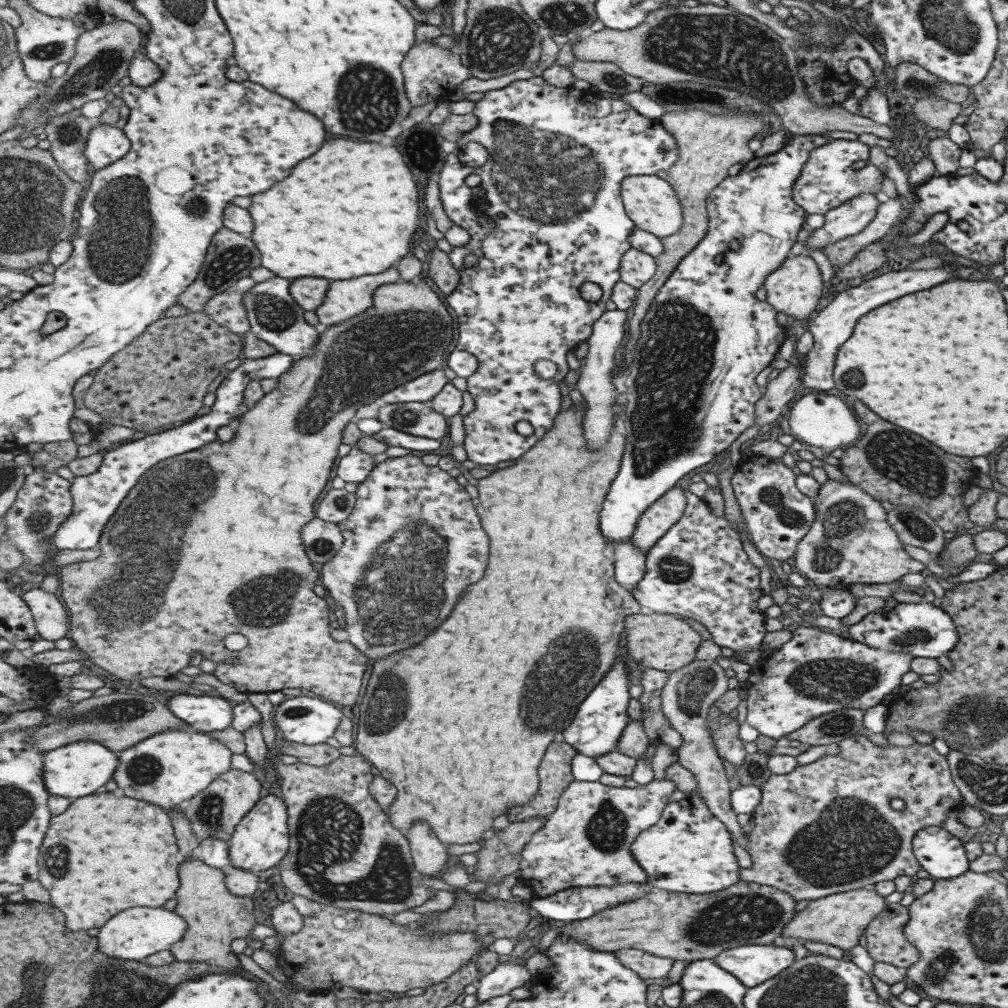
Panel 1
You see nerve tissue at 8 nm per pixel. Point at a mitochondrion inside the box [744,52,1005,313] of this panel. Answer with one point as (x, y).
(916, 86)

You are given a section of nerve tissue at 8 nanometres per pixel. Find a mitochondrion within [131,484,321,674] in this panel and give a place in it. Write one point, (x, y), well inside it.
(264, 600)

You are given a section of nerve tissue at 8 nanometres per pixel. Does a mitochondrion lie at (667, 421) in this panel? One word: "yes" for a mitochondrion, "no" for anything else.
yes

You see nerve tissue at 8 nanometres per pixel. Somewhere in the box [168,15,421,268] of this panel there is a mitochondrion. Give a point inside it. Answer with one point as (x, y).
(368, 103)

